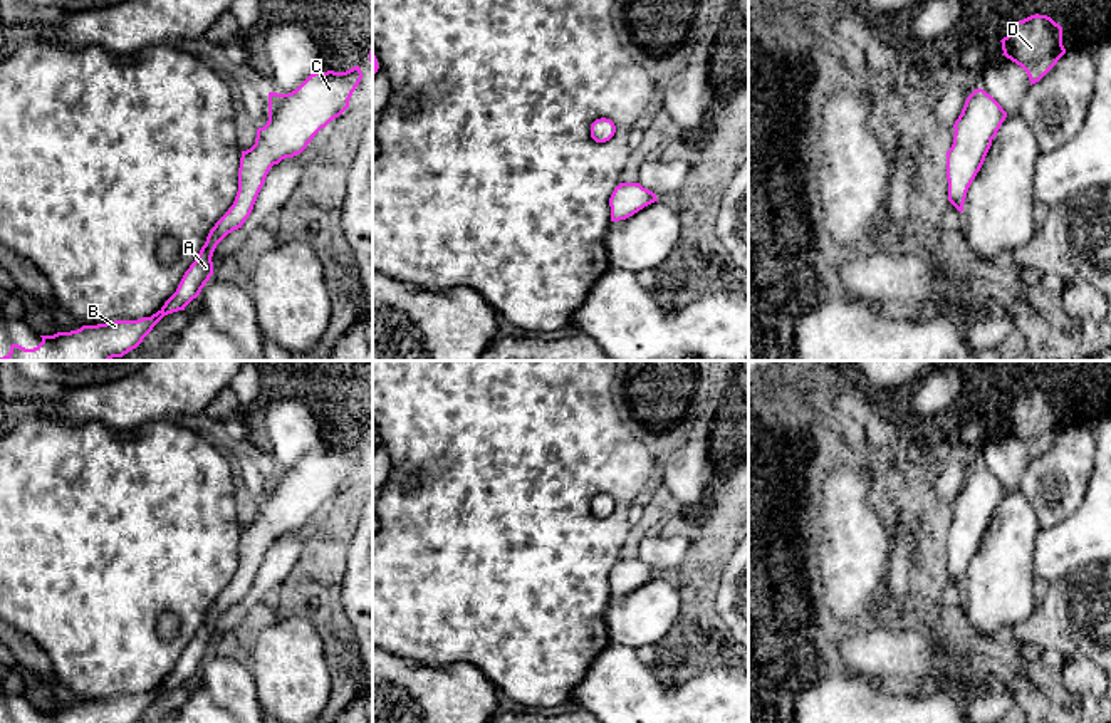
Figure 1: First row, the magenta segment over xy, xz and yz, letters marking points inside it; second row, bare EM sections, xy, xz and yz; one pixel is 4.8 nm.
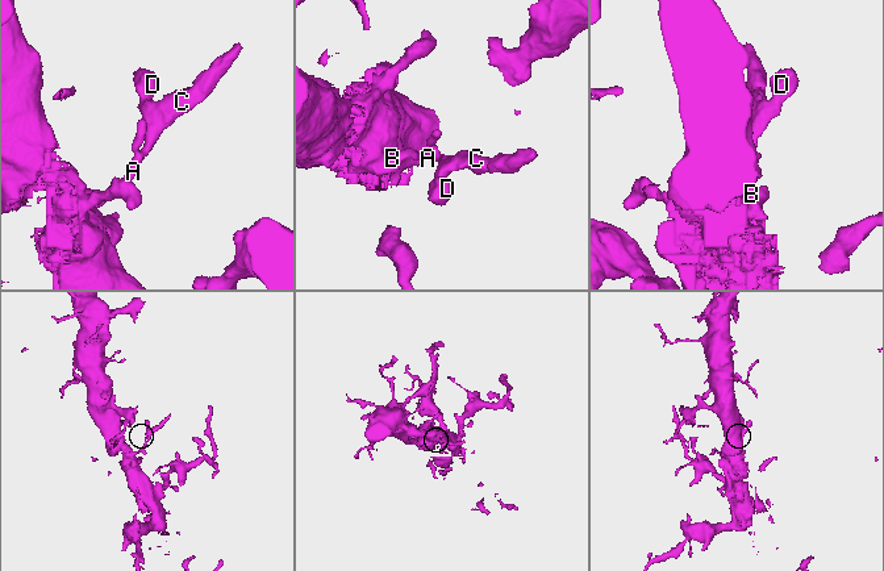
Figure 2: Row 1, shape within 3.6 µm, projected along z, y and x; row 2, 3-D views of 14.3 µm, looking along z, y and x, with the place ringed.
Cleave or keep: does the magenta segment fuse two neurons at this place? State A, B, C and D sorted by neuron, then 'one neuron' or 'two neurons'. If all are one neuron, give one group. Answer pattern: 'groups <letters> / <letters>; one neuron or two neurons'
groups A B / C D; two neurons

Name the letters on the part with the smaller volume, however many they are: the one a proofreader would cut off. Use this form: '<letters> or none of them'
C, D

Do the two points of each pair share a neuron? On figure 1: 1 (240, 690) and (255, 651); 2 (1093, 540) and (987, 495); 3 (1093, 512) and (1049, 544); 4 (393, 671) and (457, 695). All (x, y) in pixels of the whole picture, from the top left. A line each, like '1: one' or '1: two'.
1: two
2: two
3: one
4: one

